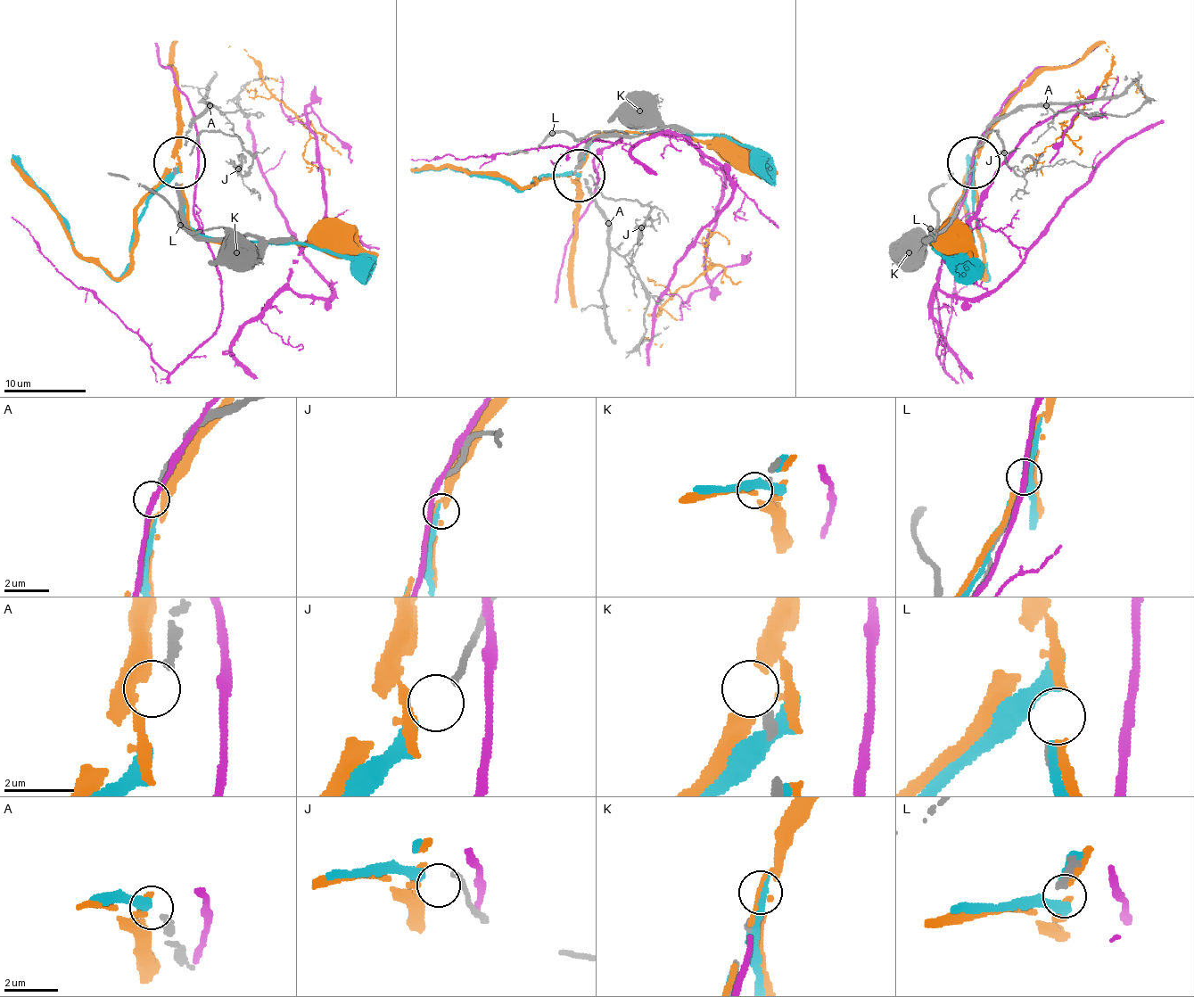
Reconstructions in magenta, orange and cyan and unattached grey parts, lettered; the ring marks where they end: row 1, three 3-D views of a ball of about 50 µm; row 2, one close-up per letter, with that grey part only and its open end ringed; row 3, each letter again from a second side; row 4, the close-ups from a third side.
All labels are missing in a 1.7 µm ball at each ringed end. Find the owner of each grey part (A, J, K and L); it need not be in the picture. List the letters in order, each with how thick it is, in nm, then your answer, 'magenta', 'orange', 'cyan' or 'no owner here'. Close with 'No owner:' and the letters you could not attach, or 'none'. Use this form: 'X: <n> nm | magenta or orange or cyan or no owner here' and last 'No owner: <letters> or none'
A: 200 nm | cyan
J: 180 nm | orange
K: 240 nm | no owner here
L: 240 nm | no owner here
No owner: K, L

